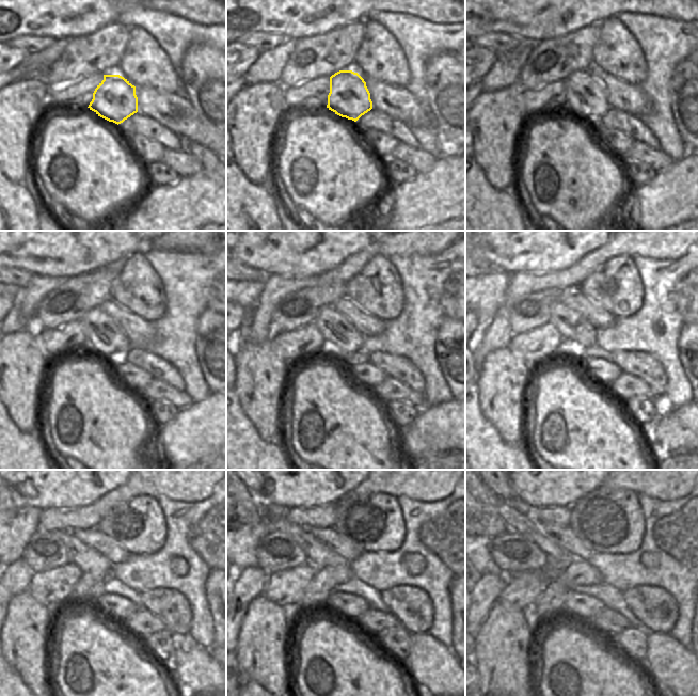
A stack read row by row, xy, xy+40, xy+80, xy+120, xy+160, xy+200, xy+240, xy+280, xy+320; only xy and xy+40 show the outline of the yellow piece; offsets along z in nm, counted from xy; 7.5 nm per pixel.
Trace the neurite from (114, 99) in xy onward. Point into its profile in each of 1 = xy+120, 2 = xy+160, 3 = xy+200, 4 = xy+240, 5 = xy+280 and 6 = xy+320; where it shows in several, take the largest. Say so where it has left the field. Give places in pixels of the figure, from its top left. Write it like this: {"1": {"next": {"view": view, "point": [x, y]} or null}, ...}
{"1": {"next": {"view": "xy+120", "point": [100, 330]}}, "2": {"next": {"view": "xy+160", "point": [335, 327]}}, "3": {"next": {"view": "xy+200", "point": [572, 326]}}, "4": {"next": {"view": "xy+240", "point": [86, 558]}}, "5": {"next": {"view": "xy+280", "point": [320, 556]}}, "6": {"next": {"view": "xy+320", "point": [517, 521]}}}

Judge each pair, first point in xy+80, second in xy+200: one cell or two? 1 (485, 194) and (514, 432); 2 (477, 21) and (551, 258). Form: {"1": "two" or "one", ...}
{"1": "two", "2": "one"}

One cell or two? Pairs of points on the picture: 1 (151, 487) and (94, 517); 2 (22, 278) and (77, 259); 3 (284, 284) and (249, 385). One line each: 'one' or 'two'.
1: one
2: two
3: two

